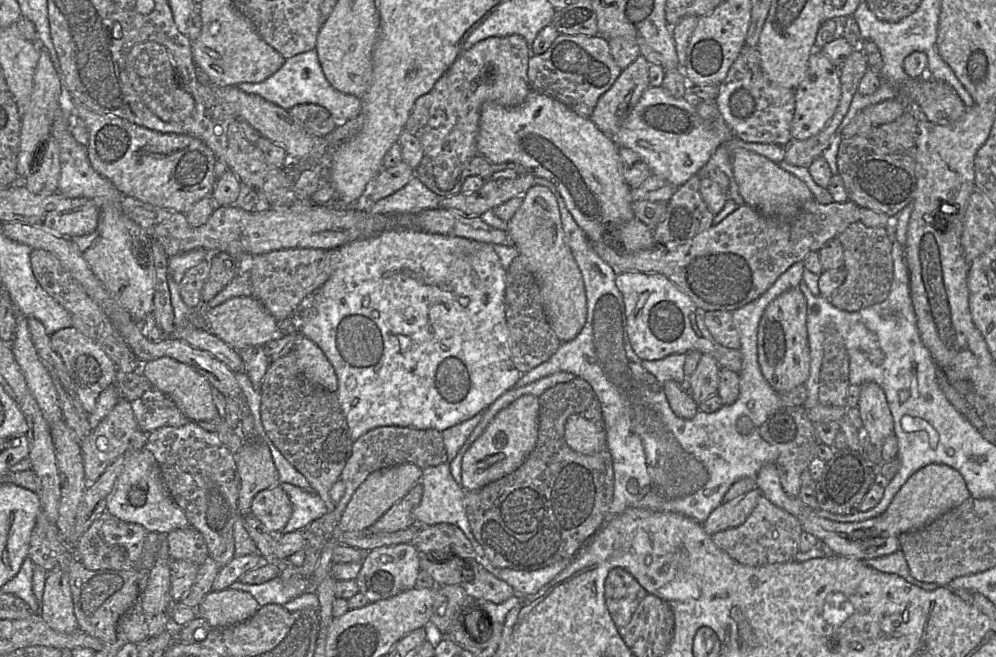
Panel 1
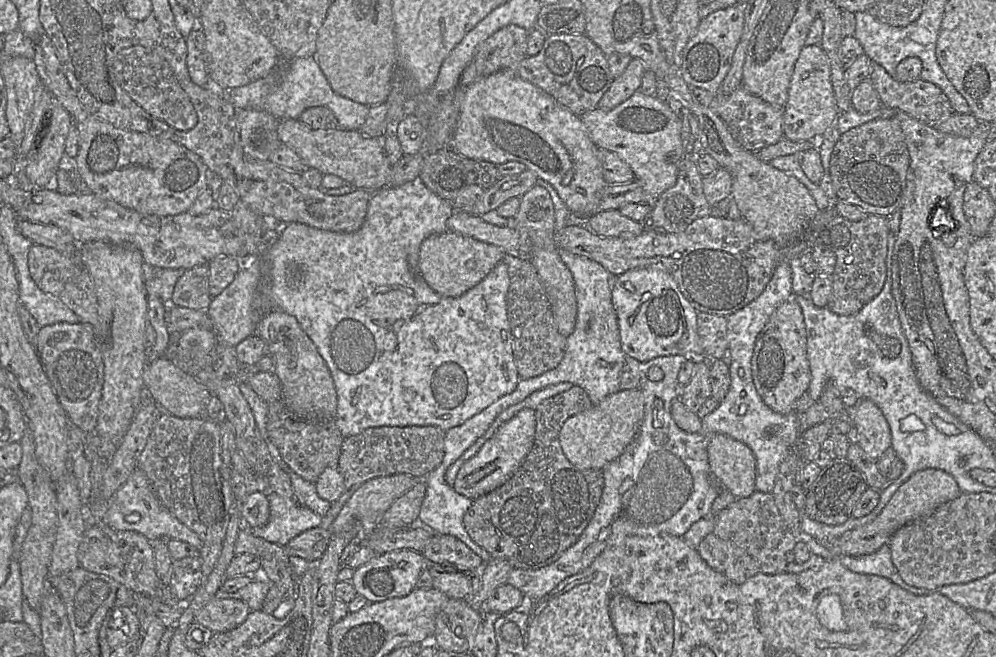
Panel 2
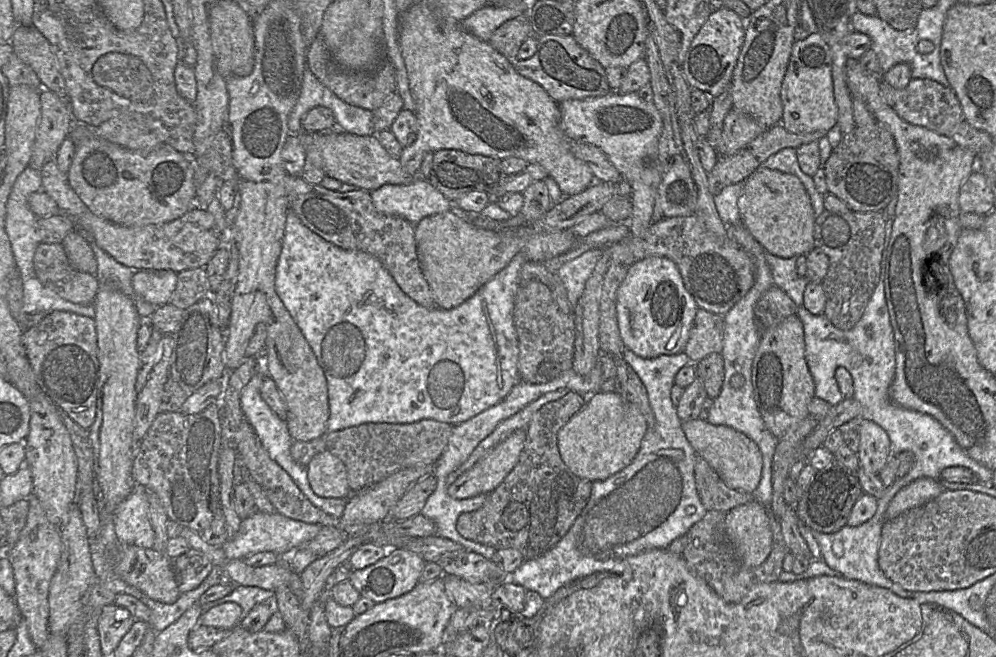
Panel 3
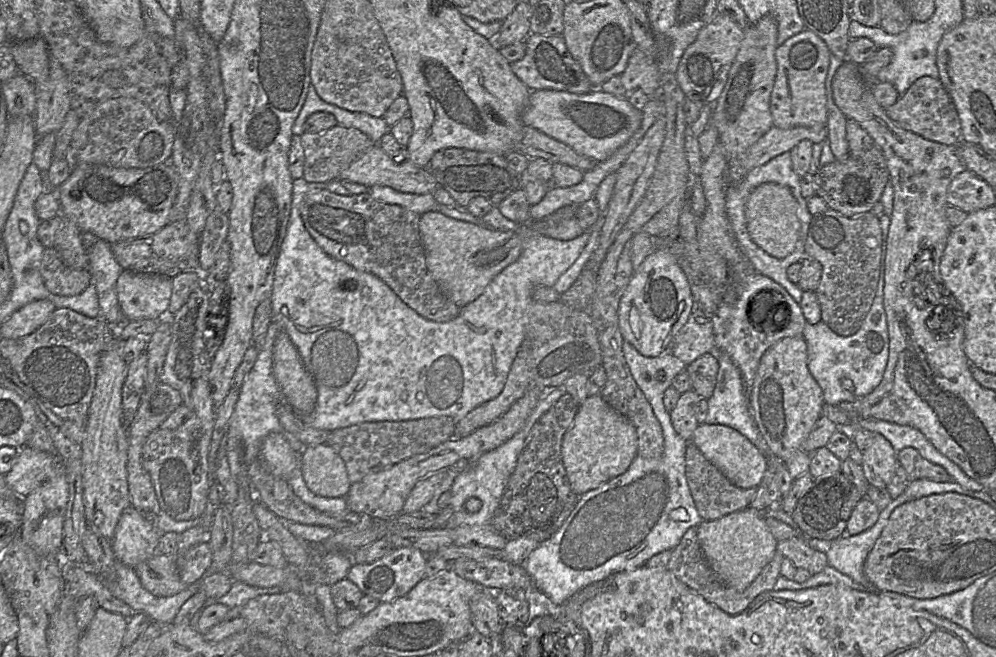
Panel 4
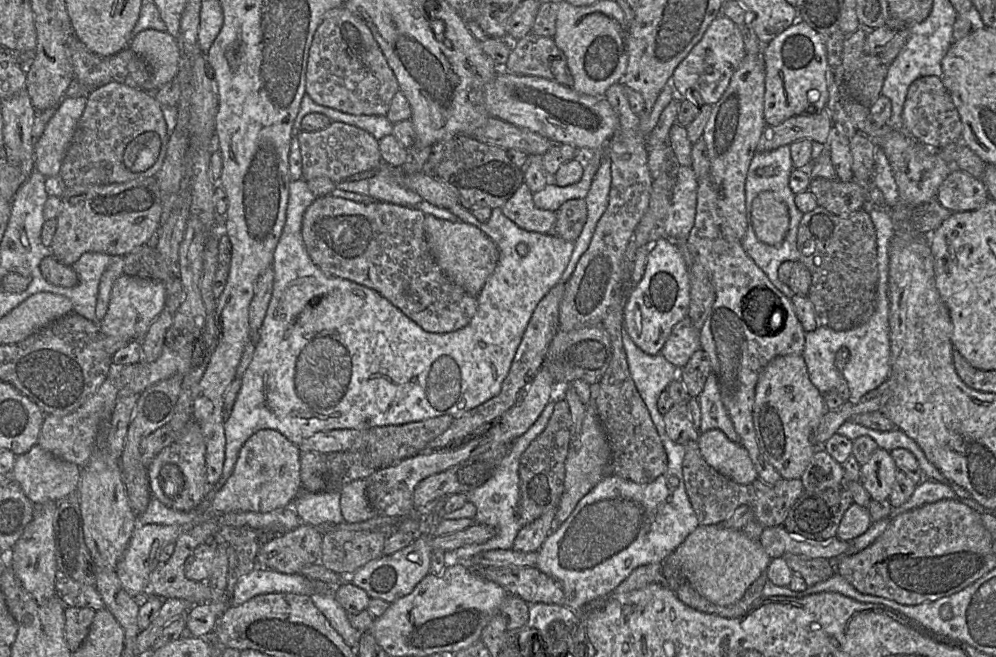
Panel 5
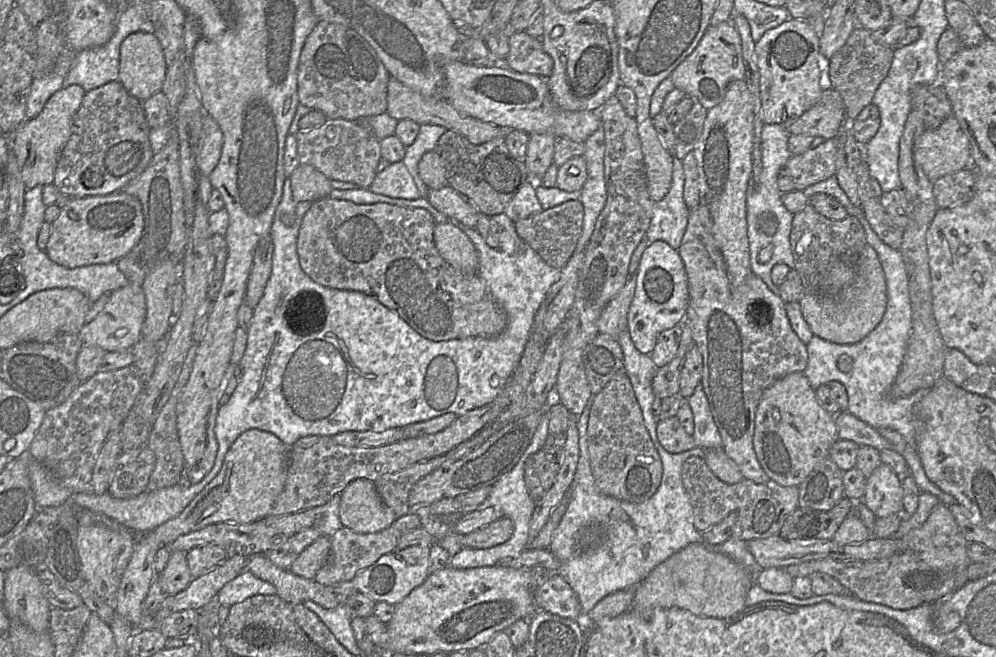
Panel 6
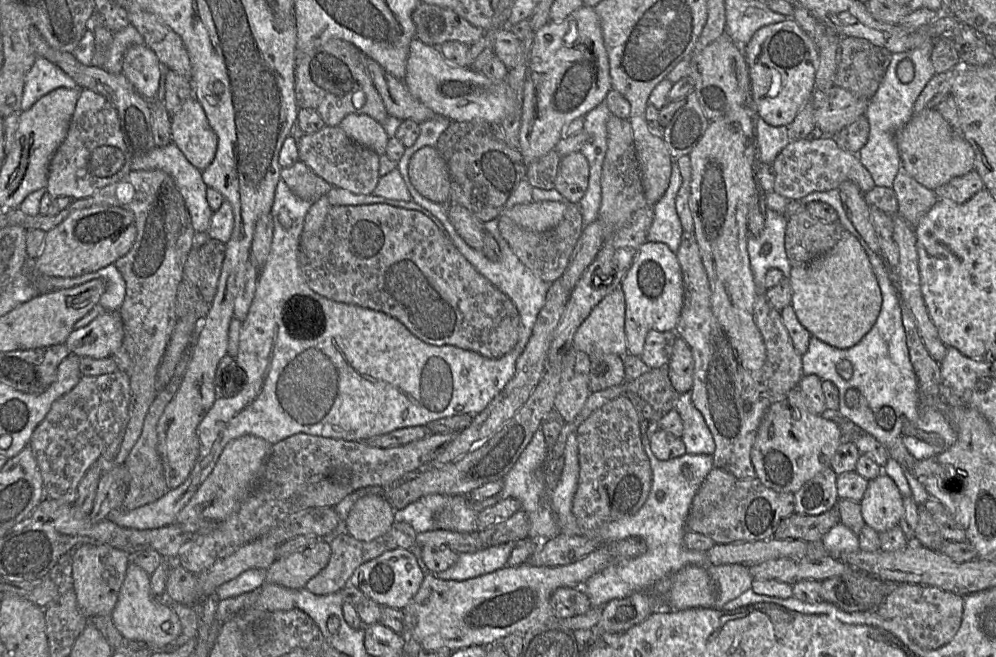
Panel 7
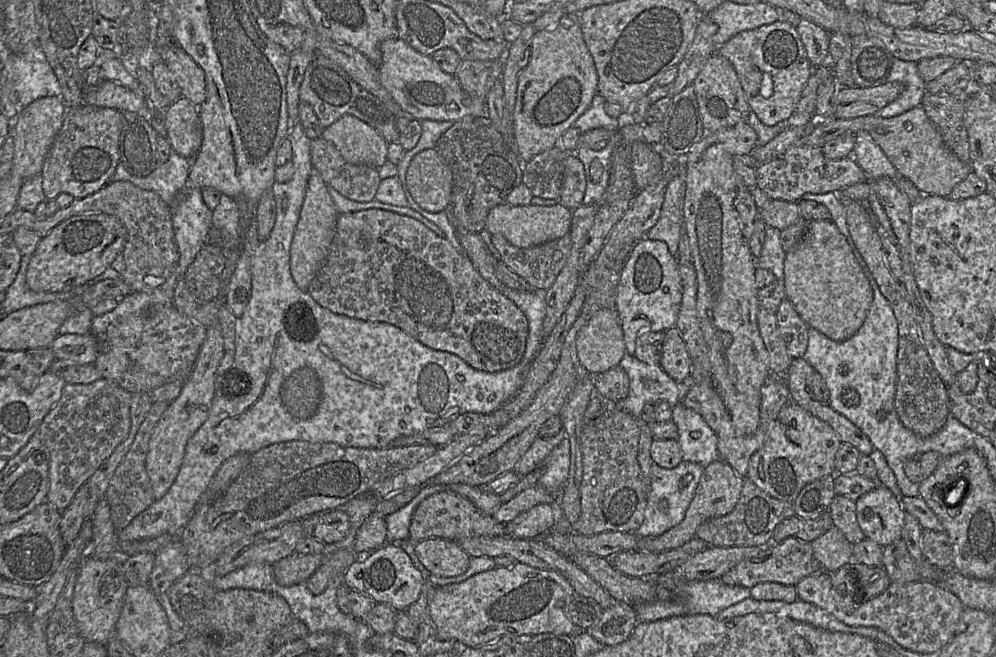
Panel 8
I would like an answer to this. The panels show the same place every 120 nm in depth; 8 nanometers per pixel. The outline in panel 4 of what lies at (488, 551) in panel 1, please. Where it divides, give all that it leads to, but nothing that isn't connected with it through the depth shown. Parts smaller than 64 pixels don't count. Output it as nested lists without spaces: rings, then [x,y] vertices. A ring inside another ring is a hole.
[[[569,394],[563,395],[533,425],[519,454],[492,526],[508,541],[529,537],[542,543],[549,539],[575,508],[579,497],[572,490],[562,461],[561,447],[565,432],[572,425],[580,405]]]

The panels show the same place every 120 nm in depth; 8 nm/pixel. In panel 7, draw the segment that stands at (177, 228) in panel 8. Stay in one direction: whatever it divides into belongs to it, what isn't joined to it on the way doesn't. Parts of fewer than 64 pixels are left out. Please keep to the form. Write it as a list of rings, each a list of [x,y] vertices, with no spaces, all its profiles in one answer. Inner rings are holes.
[[[173,142],[164,147],[155,146],[149,153],[141,157],[132,158],[131,169],[133,171],[162,170],[167,173],[173,179],[177,189],[183,197],[195,233],[205,233],[208,231],[213,211],[210,209],[206,200],[206,191],[208,187],[202,179],[202,171],[195,168]]]

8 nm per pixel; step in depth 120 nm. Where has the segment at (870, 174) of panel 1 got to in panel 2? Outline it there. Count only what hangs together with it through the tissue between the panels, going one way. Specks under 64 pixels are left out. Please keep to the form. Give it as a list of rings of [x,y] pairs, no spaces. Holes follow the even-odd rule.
[[[879,118],[841,134],[830,159],[829,175],[837,199],[856,205],[867,214],[888,217],[900,209],[905,192],[910,155],[905,135],[893,118]]]

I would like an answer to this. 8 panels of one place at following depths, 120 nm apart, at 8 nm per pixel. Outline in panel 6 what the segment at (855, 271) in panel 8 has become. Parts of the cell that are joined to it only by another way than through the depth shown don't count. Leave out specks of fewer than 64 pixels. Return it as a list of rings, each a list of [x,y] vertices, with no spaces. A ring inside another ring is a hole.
[[[869,244],[863,246],[855,280],[839,298],[806,292],[799,303],[803,318],[814,335],[836,344],[861,341],[877,326],[886,310],[886,282],[876,251]]]

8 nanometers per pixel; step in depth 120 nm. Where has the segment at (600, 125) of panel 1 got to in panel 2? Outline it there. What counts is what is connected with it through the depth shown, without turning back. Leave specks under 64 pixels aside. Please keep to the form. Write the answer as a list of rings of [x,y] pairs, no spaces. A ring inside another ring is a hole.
[[[633,58],[624,72],[615,78],[609,89],[603,94],[597,107],[611,110],[627,100],[640,88],[646,66],[639,58]]]

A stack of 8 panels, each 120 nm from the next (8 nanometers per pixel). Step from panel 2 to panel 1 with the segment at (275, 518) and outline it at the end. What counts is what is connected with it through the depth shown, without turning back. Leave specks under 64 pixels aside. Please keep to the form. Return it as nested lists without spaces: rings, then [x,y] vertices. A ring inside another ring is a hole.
[[[289,483],[279,485],[287,493],[292,504],[292,515],[282,533],[302,531],[312,521],[328,512],[325,502],[317,493],[309,493]]]

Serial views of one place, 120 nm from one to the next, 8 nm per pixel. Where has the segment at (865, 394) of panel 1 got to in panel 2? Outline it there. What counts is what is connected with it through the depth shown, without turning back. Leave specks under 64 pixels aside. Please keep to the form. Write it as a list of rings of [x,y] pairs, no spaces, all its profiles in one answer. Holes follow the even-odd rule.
[[[861,399],[852,411],[852,425],[857,431],[858,444],[877,461],[891,447],[891,431],[880,408],[869,399]]]

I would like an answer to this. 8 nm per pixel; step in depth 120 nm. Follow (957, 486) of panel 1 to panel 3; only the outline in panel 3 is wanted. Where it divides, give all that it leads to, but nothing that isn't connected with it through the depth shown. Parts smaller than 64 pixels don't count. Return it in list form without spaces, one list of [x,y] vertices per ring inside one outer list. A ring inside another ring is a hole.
[[[922,477],[903,487],[889,503],[885,520],[889,521],[903,512],[936,498],[945,489],[938,480]]]

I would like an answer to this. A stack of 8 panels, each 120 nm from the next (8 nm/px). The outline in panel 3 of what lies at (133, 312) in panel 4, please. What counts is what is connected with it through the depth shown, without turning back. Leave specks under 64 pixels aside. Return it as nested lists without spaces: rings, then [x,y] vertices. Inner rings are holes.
[[[140,270],[134,273],[132,286],[137,295],[159,308],[170,302],[177,279],[171,270]]]

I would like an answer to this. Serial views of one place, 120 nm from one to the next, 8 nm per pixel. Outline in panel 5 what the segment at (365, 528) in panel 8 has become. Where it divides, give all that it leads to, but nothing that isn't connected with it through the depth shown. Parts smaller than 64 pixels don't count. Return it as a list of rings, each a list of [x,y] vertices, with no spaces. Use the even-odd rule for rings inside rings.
[[[356,479],[346,484],[340,490],[340,496],[340,508],[345,522],[363,522],[378,515],[368,501],[363,479]]]

